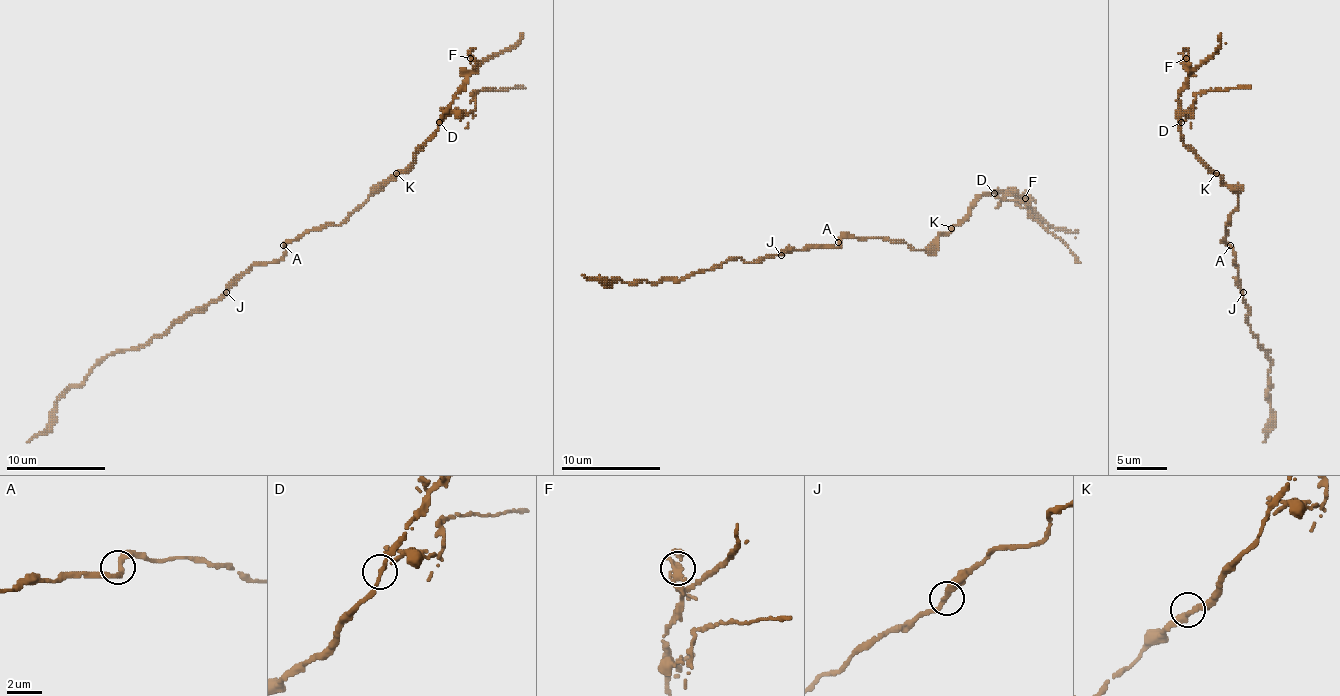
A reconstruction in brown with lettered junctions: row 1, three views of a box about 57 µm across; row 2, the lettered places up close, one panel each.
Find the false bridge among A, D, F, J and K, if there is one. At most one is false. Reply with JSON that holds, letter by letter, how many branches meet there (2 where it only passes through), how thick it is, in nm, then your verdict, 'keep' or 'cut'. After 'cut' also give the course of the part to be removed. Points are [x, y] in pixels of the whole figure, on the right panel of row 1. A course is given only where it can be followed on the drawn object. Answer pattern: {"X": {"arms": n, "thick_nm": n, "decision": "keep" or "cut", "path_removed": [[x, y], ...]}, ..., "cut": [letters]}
{"A": {"arms": 2, "thick_nm": 280, "decision": "keep"}, "D": {"arms": 3, "thick_nm": 240, "decision": "cut", "path_removed": [[1181, 123], [1186, 120], [1183, 113], [1193, 108], [1198, 93], [1250, 88]]}, "F": {"arms": 3, "thick_nm": 220, "decision": "keep"}, "J": {"arms": 2, "thick_nm": 300, "decision": "keep"}, "K": {"arms": 2, "thick_nm": 320, "decision": "keep"}, "cut": ["D"]}

